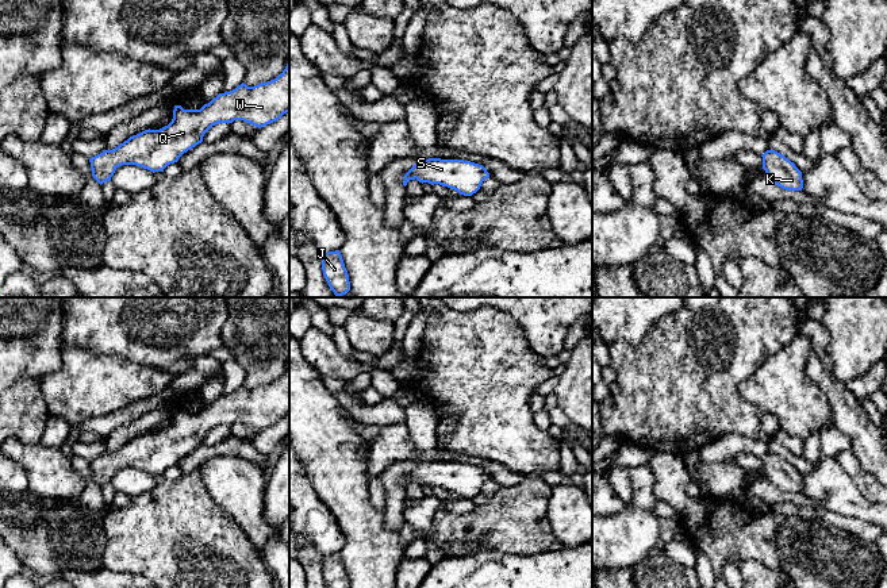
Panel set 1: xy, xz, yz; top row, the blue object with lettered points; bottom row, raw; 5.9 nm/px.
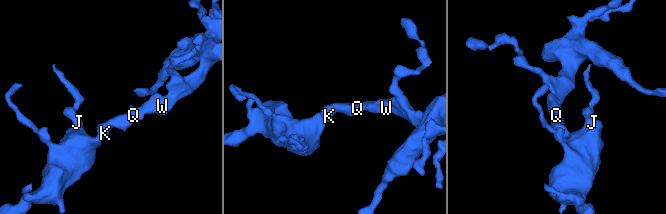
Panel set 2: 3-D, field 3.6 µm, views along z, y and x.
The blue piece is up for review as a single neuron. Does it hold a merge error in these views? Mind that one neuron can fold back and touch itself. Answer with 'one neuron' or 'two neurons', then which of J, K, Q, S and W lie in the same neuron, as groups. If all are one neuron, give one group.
one neuron | J K Q S W

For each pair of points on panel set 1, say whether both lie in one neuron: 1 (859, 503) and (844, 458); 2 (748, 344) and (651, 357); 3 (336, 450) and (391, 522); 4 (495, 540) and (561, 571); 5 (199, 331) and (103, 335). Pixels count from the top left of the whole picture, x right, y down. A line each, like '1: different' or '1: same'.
1: different
2: same
3: different
4: different
5: same

